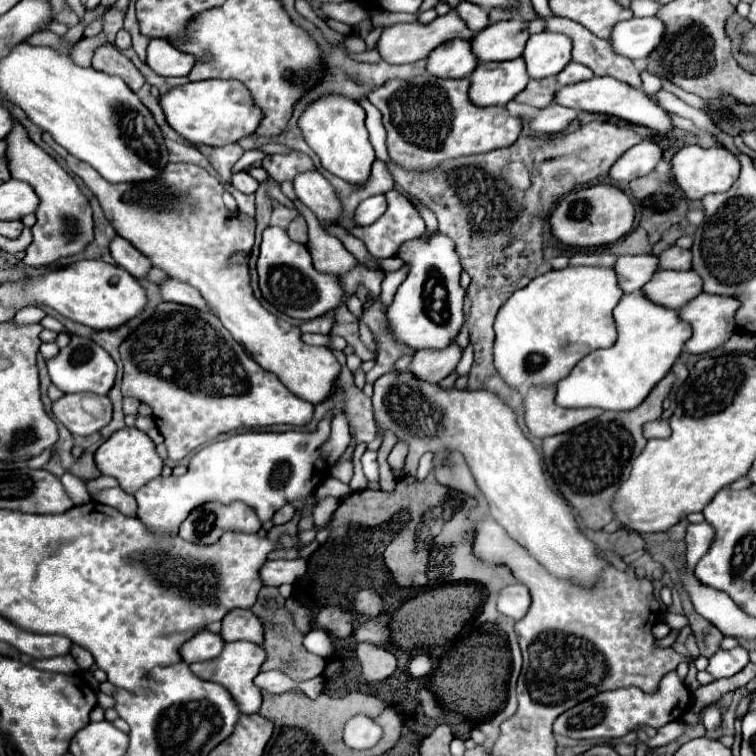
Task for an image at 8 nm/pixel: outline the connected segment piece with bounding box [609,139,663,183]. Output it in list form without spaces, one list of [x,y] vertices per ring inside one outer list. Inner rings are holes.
[[[645,139],[643,143],[631,147],[609,171],[609,177],[615,181],[633,181],[637,177],[643,177],[647,173],[651,173],[657,163],[663,157],[663,149],[659,143]]]

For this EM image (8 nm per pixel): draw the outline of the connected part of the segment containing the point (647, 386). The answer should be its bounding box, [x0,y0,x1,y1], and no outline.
[557,291,691,411]

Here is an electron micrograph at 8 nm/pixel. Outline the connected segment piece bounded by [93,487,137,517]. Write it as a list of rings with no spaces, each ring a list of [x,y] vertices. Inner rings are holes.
[[[101,489],[101,491],[95,491],[93,493],[93,499],[103,503],[103,505],[111,505],[115,509],[119,509],[121,513],[129,513],[131,517],[137,513],[137,503],[135,503],[135,497],[125,493],[123,489]]]

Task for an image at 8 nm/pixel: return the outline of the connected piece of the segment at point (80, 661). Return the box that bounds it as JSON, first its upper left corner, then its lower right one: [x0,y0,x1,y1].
[71,645,93,671]

